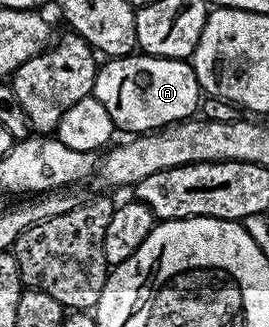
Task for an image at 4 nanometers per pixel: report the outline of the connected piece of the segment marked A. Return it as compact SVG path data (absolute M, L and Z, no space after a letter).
M135 53L110 57L105 62L96 73L92 97L108 109L108 117L119 132L149 133L183 122L199 110L204 92L187 60Z

